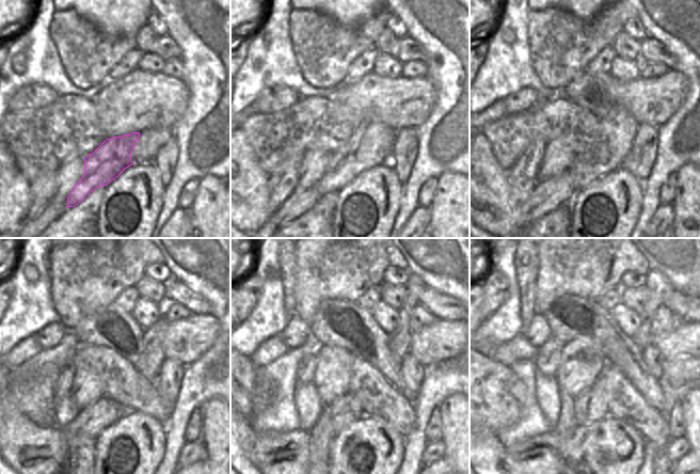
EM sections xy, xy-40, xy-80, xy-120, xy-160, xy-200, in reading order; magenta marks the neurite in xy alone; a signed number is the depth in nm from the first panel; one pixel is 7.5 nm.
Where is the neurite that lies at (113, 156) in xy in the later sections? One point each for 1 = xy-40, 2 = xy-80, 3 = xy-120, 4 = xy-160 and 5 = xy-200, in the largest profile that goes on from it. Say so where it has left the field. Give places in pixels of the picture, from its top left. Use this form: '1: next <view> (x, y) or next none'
1: next xy-40 (370, 146)
2: next xy-80 (618, 136)
3: next xy-120 (148, 365)
4: next xy-160 (399, 340)
5: next xy-200 (659, 288)

